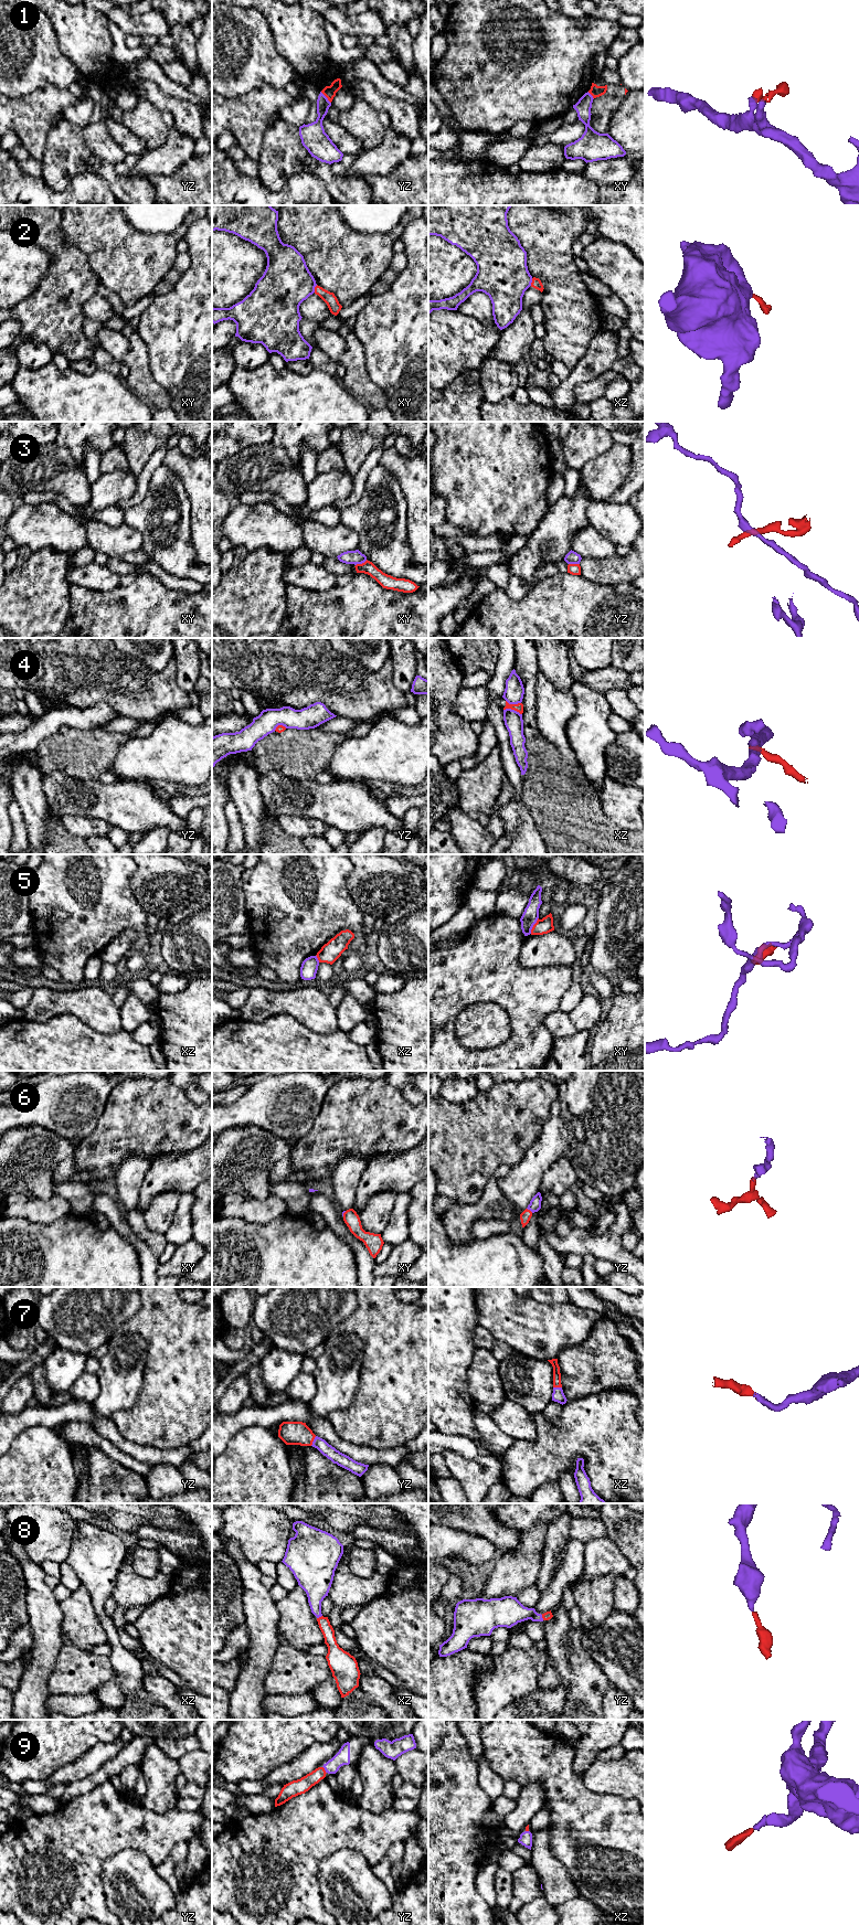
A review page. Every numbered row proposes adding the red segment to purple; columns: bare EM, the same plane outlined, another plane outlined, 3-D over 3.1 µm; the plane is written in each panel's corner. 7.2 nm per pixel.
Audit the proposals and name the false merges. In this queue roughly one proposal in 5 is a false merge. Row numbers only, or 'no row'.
1, 2, 3, 4, 5

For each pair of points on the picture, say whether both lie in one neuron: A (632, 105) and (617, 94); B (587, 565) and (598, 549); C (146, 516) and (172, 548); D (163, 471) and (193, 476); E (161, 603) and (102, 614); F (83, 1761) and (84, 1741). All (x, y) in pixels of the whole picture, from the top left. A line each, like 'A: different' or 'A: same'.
A: different
B: different
C: same
D: different
E: same
F: different

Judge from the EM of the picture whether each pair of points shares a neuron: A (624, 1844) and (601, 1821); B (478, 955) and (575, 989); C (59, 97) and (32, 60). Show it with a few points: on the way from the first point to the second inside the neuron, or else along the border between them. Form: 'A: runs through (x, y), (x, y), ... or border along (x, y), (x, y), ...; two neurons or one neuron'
A: runs through (618, 1840), (605, 1827); one neuron
B: border along (572, 982), (563, 995), (558, 1008); two neurons
C: border along (67, 89), (44, 85), (27, 96); two neurons

